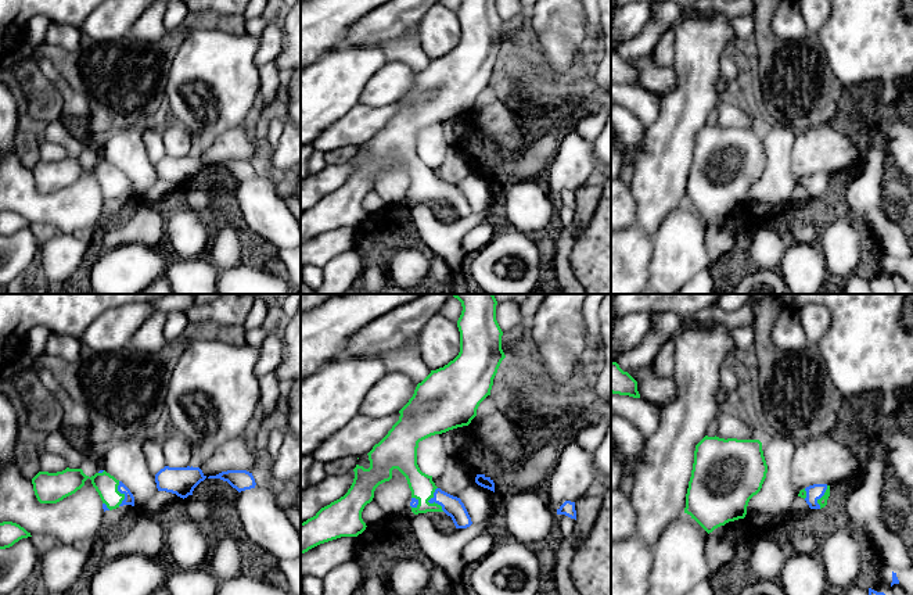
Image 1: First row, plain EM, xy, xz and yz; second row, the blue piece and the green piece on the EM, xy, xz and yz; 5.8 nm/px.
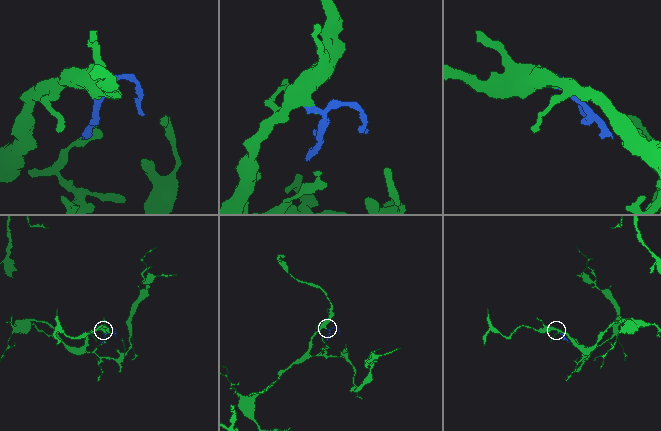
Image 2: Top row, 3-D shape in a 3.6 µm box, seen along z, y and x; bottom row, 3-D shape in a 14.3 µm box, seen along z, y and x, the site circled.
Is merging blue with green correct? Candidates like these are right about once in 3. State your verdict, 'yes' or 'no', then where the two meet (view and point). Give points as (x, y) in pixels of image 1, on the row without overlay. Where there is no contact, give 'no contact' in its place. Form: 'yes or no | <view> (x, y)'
yes | xz (430, 192)

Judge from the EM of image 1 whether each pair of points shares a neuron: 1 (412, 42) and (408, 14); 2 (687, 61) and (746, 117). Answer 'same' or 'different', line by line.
1: different
2: different

